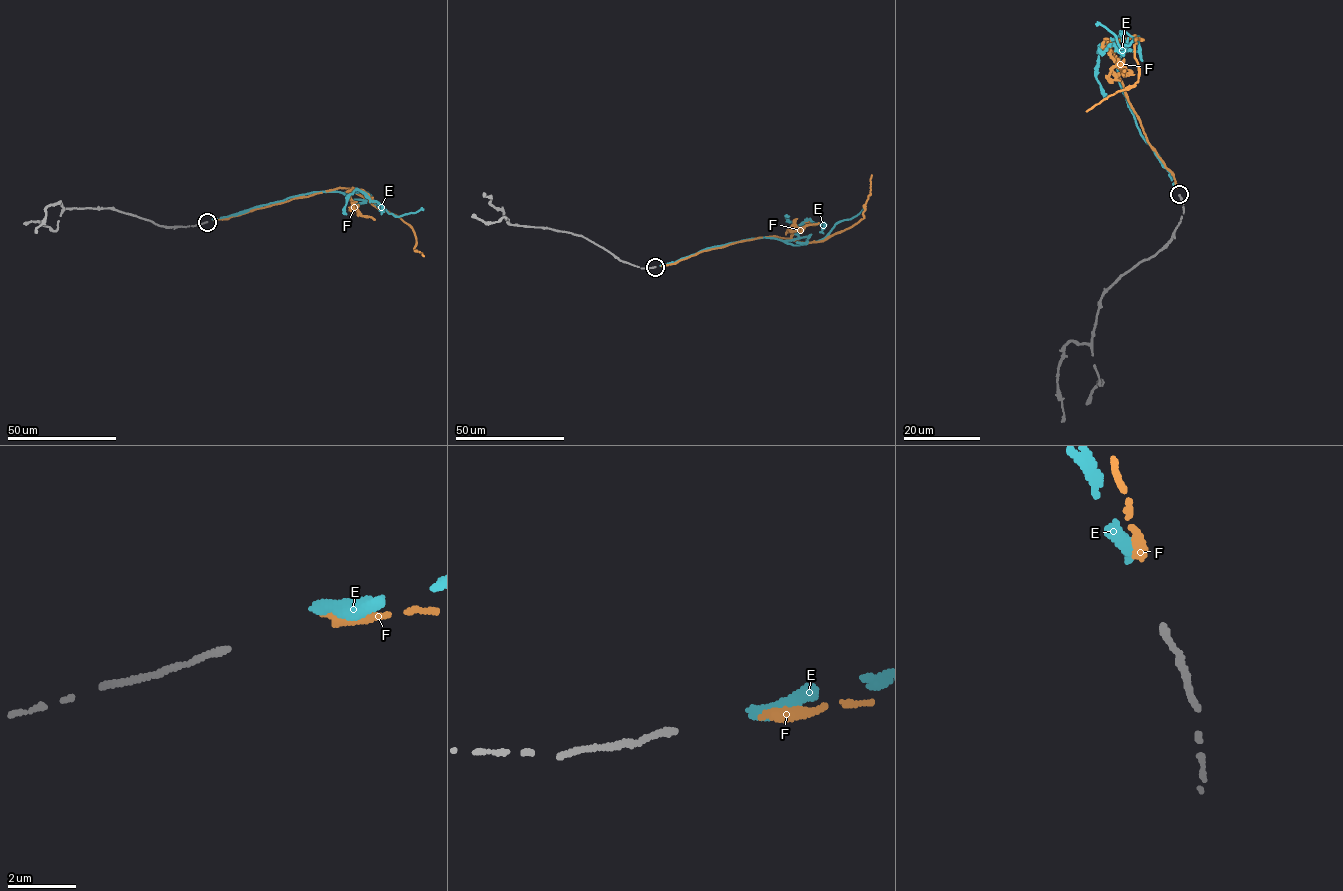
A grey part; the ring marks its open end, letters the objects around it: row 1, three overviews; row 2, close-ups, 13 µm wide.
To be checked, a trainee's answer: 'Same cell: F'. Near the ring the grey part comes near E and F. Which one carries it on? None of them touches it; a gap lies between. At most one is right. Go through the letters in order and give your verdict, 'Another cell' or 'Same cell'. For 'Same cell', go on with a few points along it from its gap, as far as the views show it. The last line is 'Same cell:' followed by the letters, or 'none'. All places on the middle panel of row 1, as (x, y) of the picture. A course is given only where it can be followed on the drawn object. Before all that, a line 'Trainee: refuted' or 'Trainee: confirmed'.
Trainee: confirmed
E: Another cell
F: Same cell. Its course: (660, 266), (676, 263), (703, 251), (759, 237), (778, 236), (809, 243), (824, 240), (863, 219), (871, 175)
Same cell: F

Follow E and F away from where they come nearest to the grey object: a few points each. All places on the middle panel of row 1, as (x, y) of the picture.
E: (660, 266), (742, 240), (794, 240), (795, 229), (809, 219), (825, 225), (826, 236), (864, 207)
F: (660, 266), (676, 263), (703, 251), (759, 237), (778, 236), (809, 243), (824, 240), (863, 219), (871, 175)

